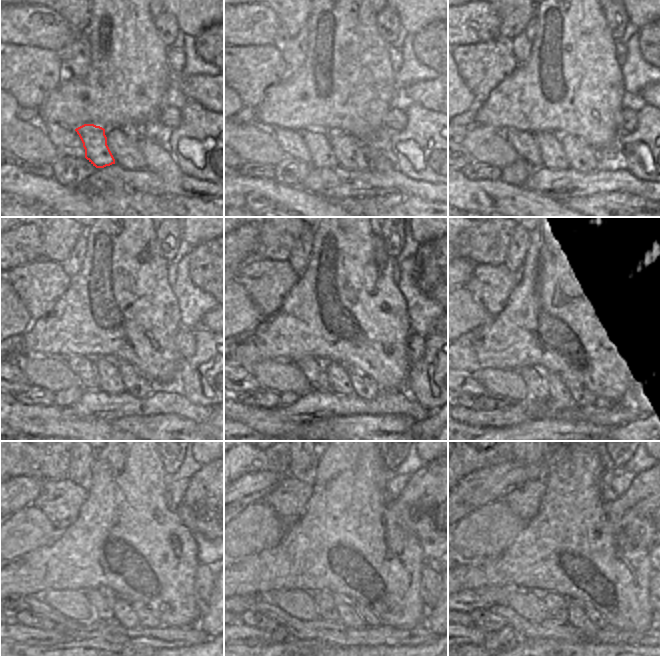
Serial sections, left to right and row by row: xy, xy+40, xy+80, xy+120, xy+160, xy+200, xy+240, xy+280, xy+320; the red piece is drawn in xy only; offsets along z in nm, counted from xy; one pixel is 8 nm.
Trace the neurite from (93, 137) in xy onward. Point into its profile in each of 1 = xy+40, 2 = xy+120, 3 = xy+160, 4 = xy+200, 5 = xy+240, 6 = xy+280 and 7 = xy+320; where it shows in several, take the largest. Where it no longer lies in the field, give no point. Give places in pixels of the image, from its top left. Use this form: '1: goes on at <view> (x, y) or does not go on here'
1: goes on at xy+40 (322, 156)
2: goes on at xy+120 (111, 382)
3: goes on at xy+160 (339, 383)
4: goes on at xy+200 (560, 398)
5: goes on at xy+240 (124, 614)
6: goes on at xy+280 (349, 616)
7: goes on at xy+320 (577, 617)

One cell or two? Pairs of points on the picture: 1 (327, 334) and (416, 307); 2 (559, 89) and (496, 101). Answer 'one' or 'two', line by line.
1: two
2: one

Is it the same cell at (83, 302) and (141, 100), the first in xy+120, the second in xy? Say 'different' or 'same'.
same

